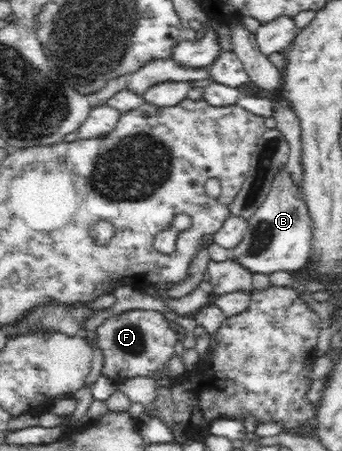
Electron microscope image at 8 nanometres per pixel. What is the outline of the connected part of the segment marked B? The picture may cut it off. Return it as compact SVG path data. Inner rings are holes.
M286 165L284 171L276 175L264 203L247 222L242 241L231 249L231 259L252 275L272 275L276 271L299 274L302 267L309 262L313 249L313 221L302 199L302 191L294 186Z

